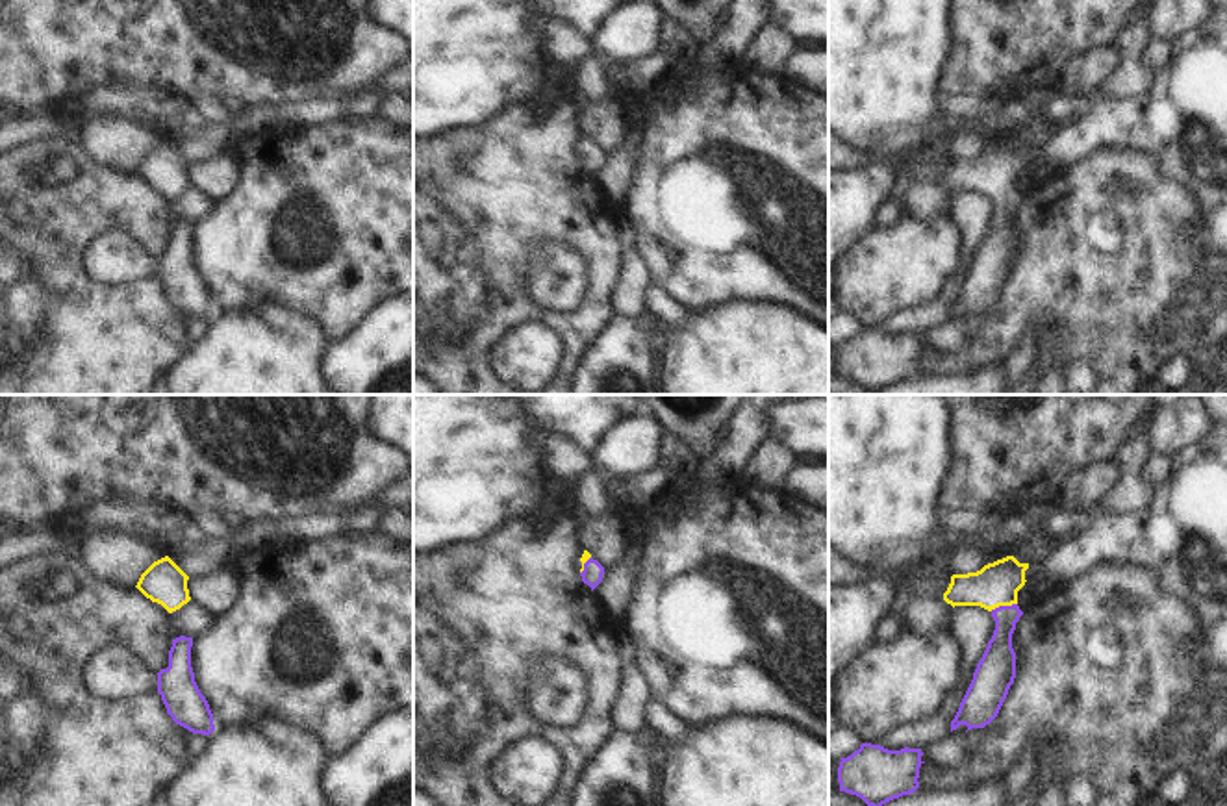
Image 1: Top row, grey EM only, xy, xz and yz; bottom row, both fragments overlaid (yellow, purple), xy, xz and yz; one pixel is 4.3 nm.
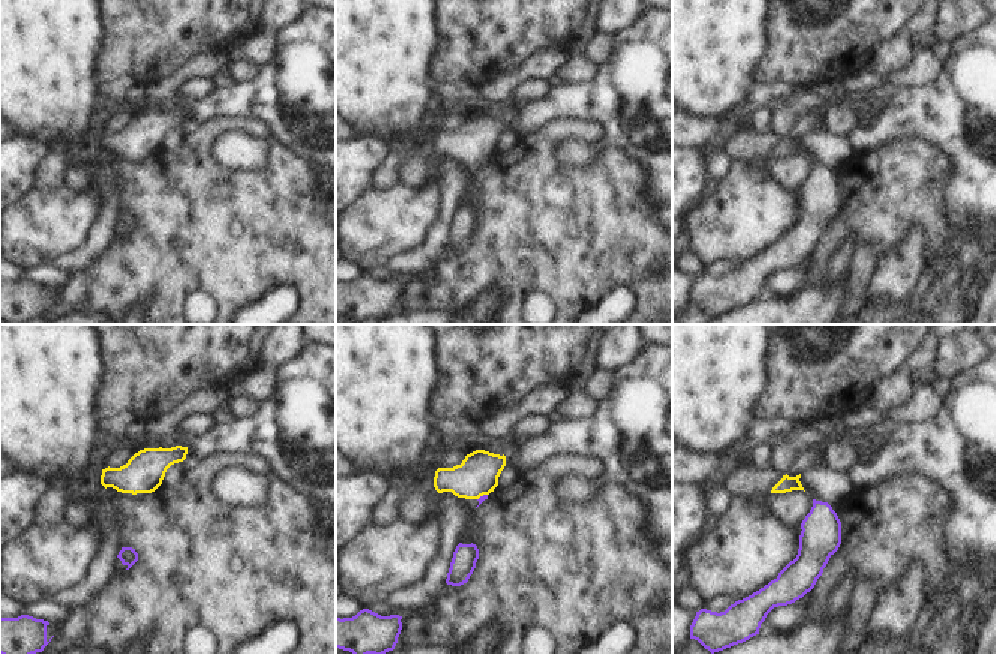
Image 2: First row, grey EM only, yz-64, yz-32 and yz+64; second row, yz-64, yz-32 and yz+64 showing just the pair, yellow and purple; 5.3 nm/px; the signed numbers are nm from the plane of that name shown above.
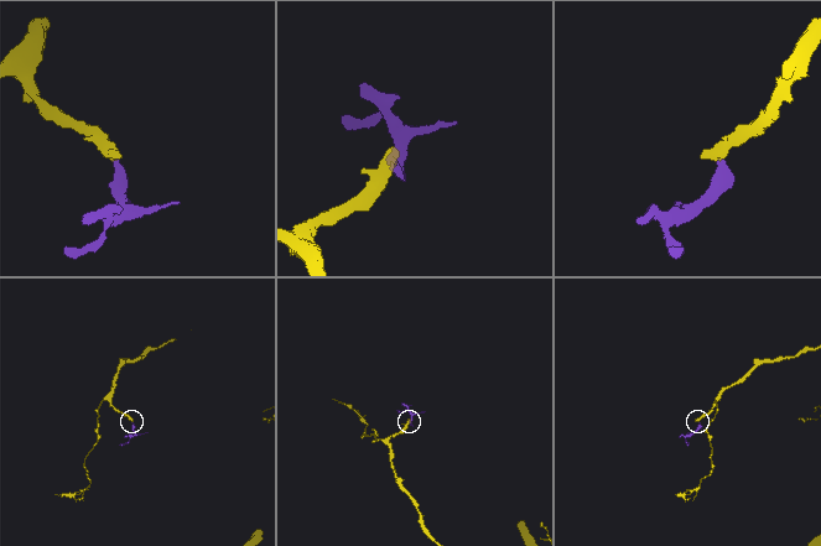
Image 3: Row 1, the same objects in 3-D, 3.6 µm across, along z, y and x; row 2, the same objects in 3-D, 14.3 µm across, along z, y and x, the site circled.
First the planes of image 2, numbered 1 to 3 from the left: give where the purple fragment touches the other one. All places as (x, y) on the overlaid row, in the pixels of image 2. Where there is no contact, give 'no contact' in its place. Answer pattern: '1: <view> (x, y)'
1: no contact
2: yz-32 (482, 495)
3: no contact

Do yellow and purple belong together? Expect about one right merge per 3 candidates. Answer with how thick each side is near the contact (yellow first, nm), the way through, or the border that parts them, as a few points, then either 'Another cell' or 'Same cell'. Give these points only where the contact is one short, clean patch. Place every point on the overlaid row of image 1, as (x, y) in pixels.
Thickness 190 nm (yellow) against 150 nm. Path across: yz (996, 584), (1003, 604), (1003, 636), (998, 662). Same cell

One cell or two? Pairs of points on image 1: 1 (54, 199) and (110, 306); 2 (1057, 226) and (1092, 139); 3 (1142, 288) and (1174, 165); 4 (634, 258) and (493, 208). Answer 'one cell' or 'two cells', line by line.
1: one cell
2: two cells
3: two cells
4: two cells

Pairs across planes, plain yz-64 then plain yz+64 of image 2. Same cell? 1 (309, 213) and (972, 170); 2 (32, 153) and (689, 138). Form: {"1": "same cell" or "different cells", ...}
{"1": "different cells", "2": "different cells"}

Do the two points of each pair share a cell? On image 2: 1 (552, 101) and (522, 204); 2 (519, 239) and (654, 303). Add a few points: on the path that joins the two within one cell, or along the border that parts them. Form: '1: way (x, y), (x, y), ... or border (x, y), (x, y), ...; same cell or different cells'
1: border (579, 120), (554, 120), (519, 140); different cells
2: way (554, 251), (606, 252), (623, 269); same cell

